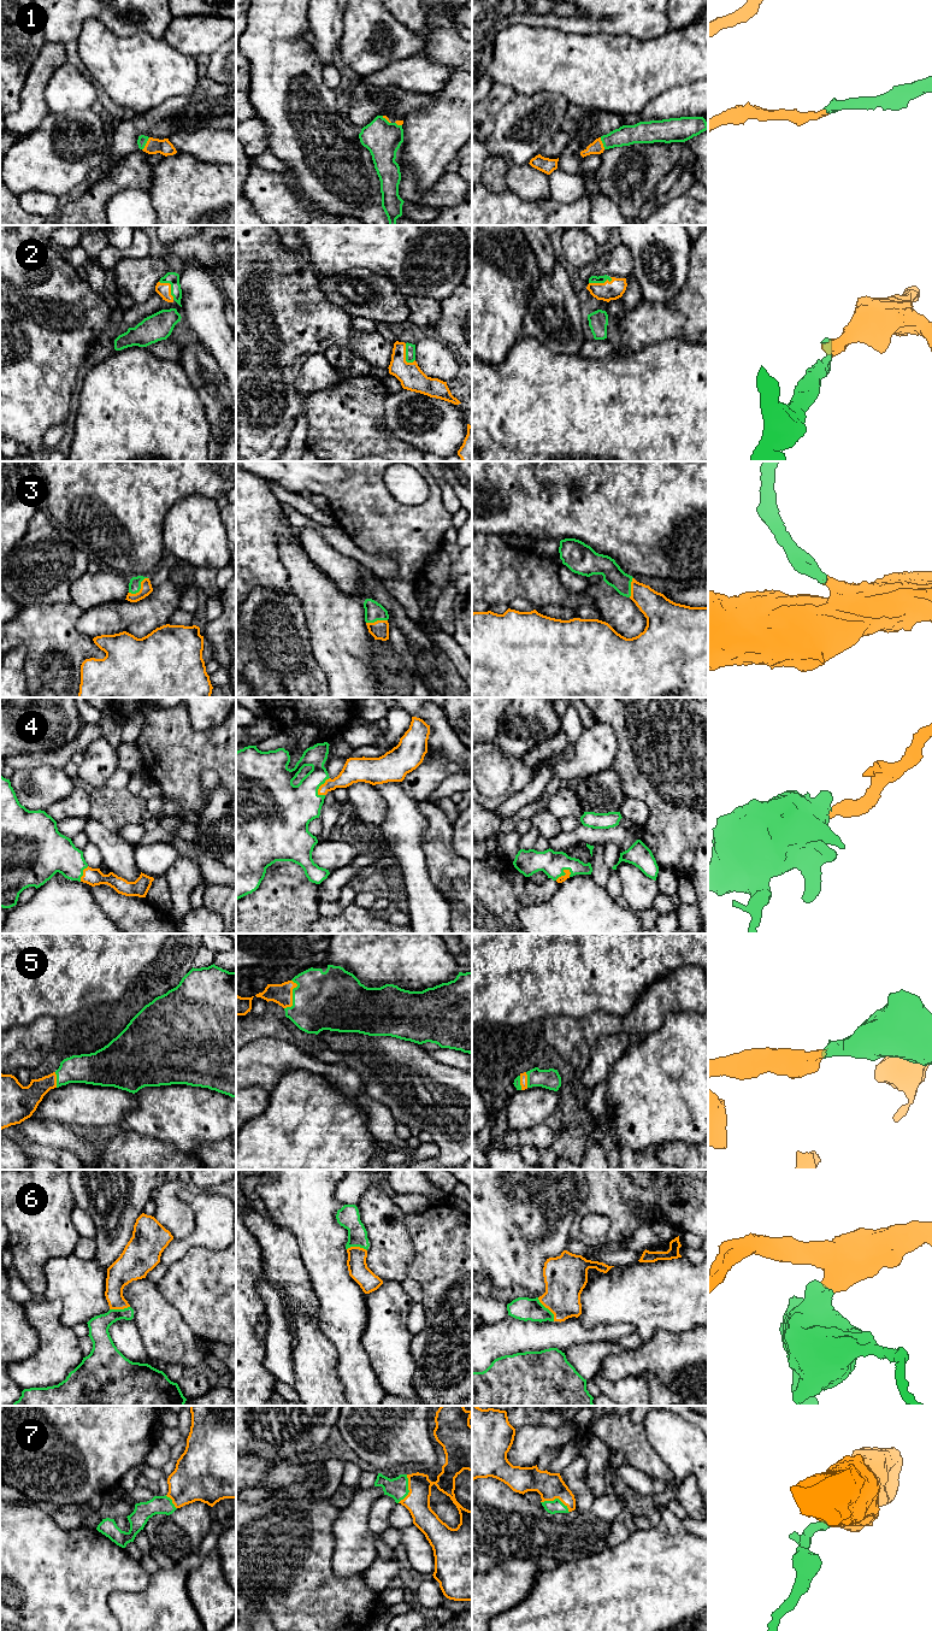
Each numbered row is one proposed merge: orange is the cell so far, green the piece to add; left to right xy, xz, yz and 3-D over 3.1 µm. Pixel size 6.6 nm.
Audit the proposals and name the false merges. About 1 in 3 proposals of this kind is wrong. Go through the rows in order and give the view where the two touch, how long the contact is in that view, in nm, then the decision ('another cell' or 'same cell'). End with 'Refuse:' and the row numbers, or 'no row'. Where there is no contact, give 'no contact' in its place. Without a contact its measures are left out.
1: contact in xy; length 100 nm; same cell
2: contact in xy; length 160 nm; same cell
3: contact in xy; length 170 nm; same cell
4: contact in xz; length 150 nm; same cell
5: contact in xz; length 200 nm; same cell
6: contact in yz; length 200 nm; same cell
7: contact in yz; length 200 nm; same cell
Refuse: no row

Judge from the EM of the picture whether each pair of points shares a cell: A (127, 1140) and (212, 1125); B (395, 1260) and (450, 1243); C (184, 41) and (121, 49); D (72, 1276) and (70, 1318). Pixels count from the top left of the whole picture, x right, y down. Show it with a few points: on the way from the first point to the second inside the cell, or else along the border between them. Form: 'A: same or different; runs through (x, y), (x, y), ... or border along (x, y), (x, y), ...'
A: different; border along (123, 1128), (171, 1143)
B: different; border along (407, 1226), (413, 1261), (406, 1277)
C: different; border along (163, 37), (180, 52), (194, 57)
D: same; runs through (72, 1287), (72, 1307)

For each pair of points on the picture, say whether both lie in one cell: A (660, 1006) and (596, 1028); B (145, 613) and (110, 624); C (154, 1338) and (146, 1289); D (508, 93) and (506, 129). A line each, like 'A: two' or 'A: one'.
A: one
B: one
C: one
D: two

